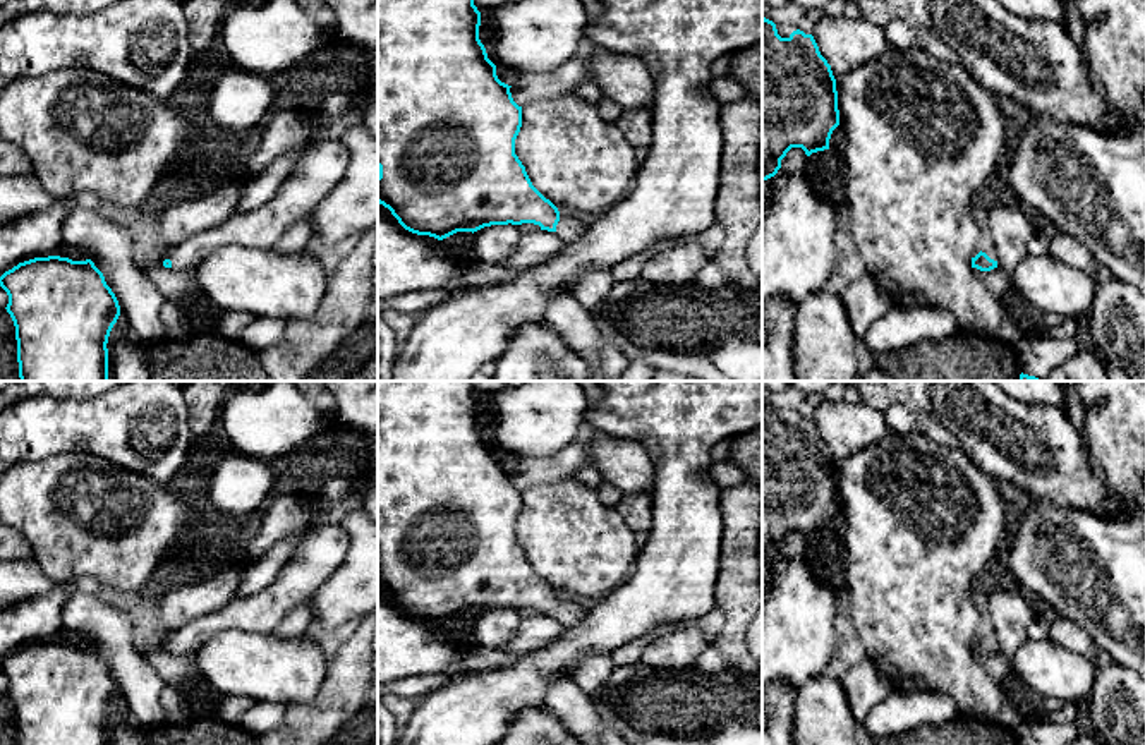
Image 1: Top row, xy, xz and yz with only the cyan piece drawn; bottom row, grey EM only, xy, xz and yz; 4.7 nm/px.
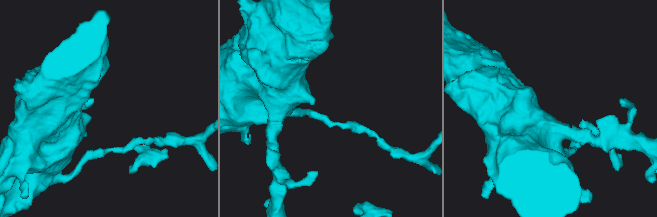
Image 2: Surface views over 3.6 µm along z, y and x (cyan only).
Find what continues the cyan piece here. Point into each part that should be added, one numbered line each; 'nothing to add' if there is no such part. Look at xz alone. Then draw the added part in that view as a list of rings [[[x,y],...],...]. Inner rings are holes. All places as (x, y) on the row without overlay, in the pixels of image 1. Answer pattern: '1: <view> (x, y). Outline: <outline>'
1: xz (569, 613). Outline: [[[560,601],[560,606],[556,609],[556,618],[568,628],[568,627],[575,627],[587,613],[587,606],[585,604],[577,604],[572,601]]]

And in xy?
1: xy (321, 551). Outline: [[[342,525],[314,529],[270,585],[184,625],[170,637],[172,652],[194,654],[221,630],[273,632],[288,611],[311,599],[312,592],[343,565],[348,548],[350,534]]]

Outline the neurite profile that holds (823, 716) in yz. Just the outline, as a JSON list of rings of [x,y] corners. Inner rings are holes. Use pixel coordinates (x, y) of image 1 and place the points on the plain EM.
[[[829,673],[795,692],[795,745],[857,745],[855,718],[843,681]]]

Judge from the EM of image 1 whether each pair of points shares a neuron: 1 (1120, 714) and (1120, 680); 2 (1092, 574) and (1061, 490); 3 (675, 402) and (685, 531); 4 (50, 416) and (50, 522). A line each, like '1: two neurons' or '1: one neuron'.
1: one neuron
2: two neurons
3: one neuron
4: two neurons

